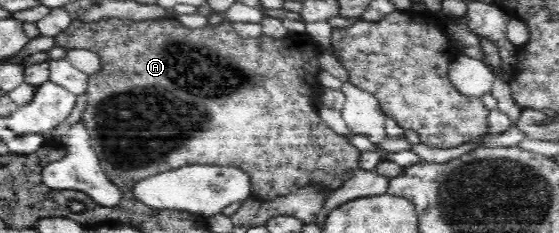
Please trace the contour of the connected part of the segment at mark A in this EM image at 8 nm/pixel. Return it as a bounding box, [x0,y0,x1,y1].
[56,18,362,201]

